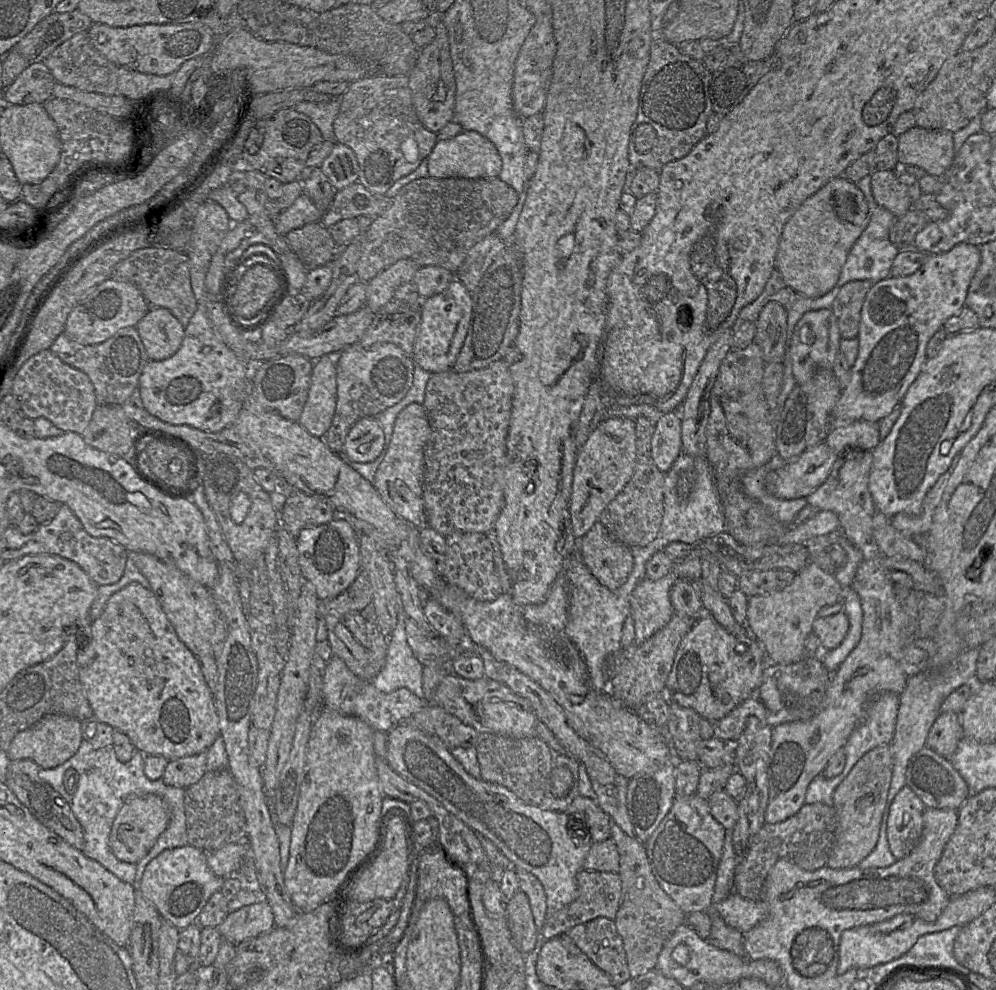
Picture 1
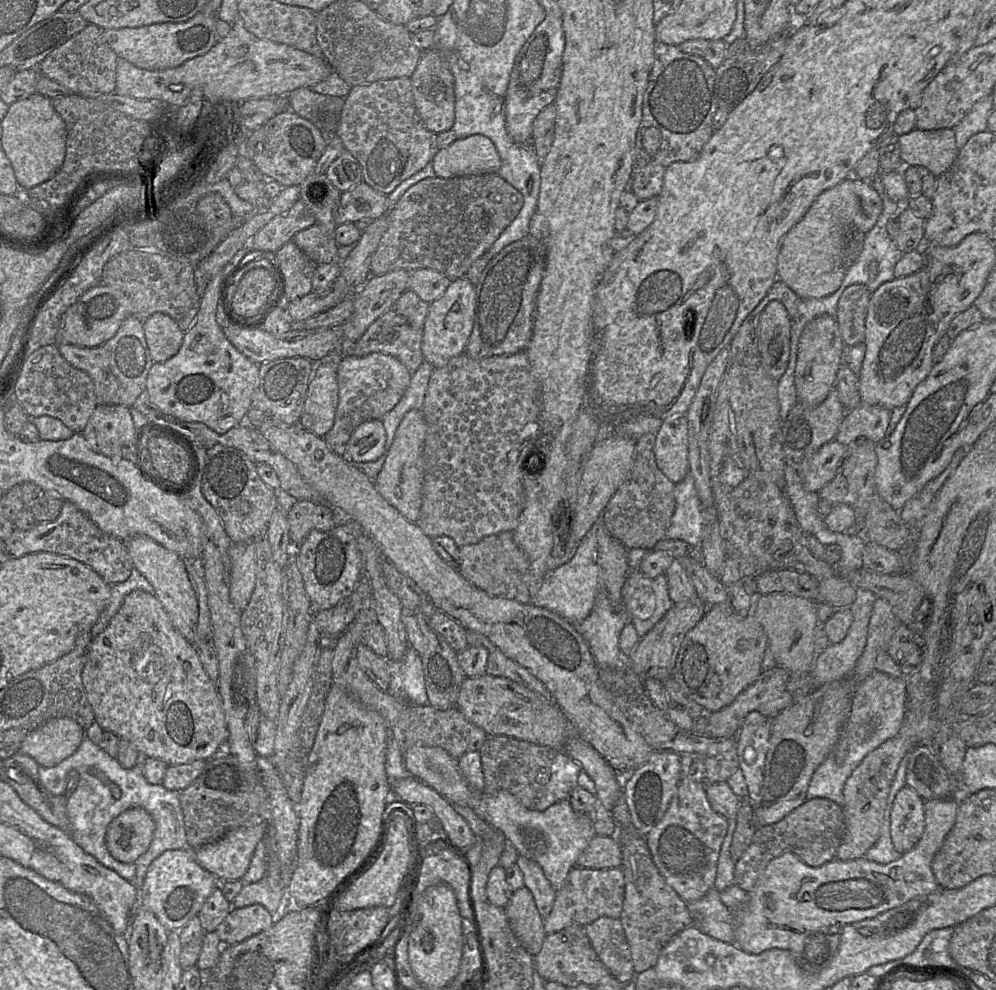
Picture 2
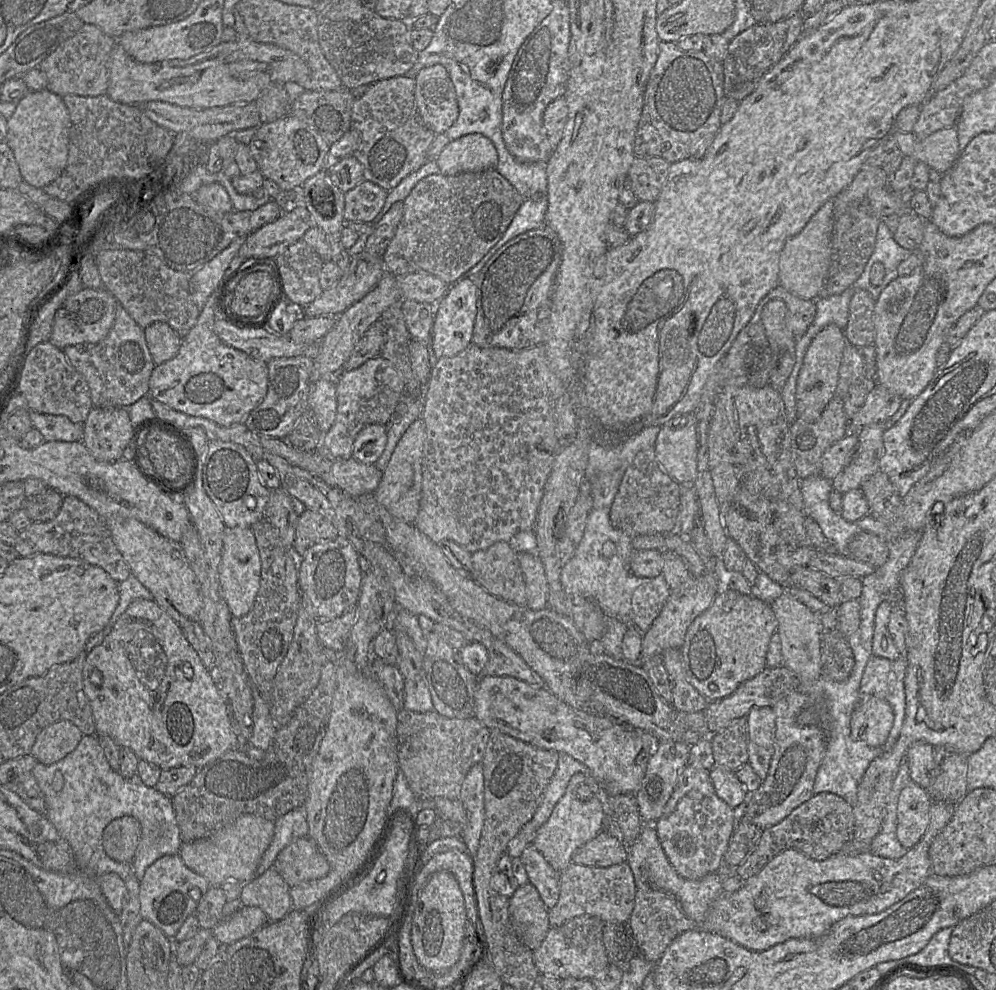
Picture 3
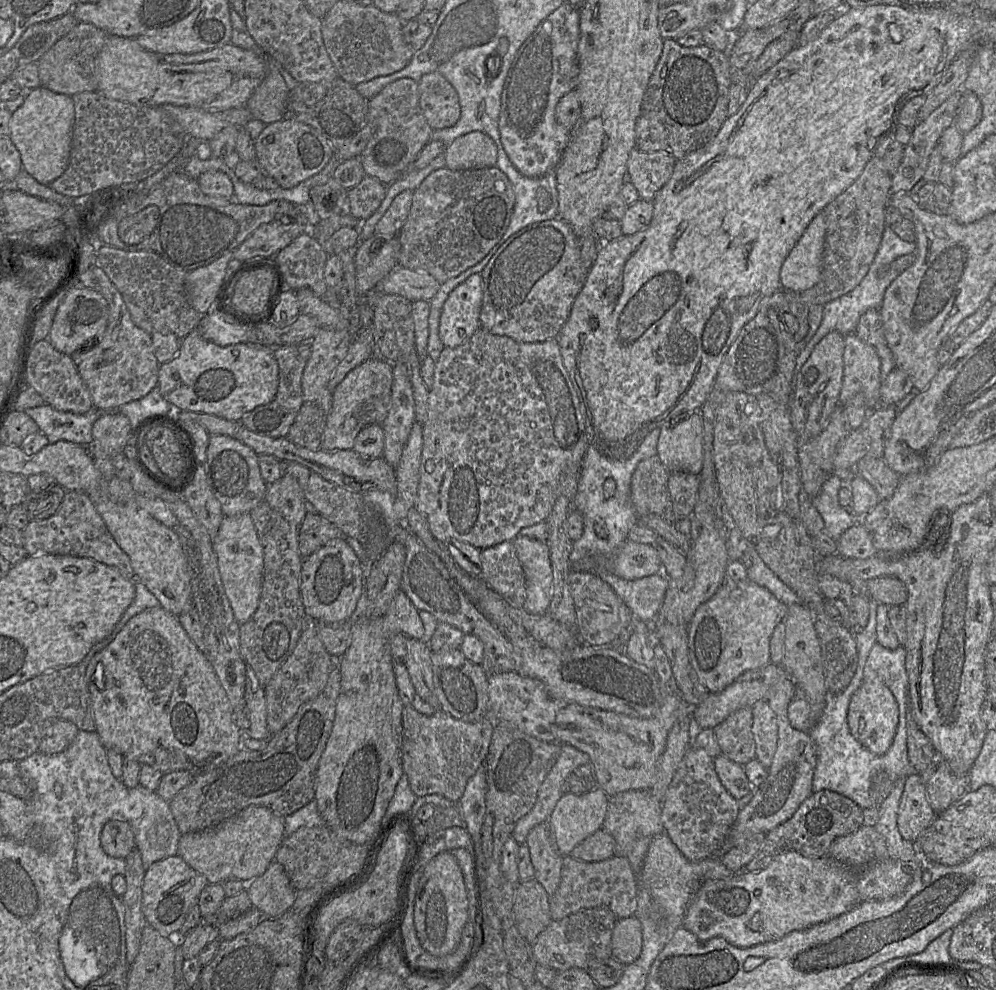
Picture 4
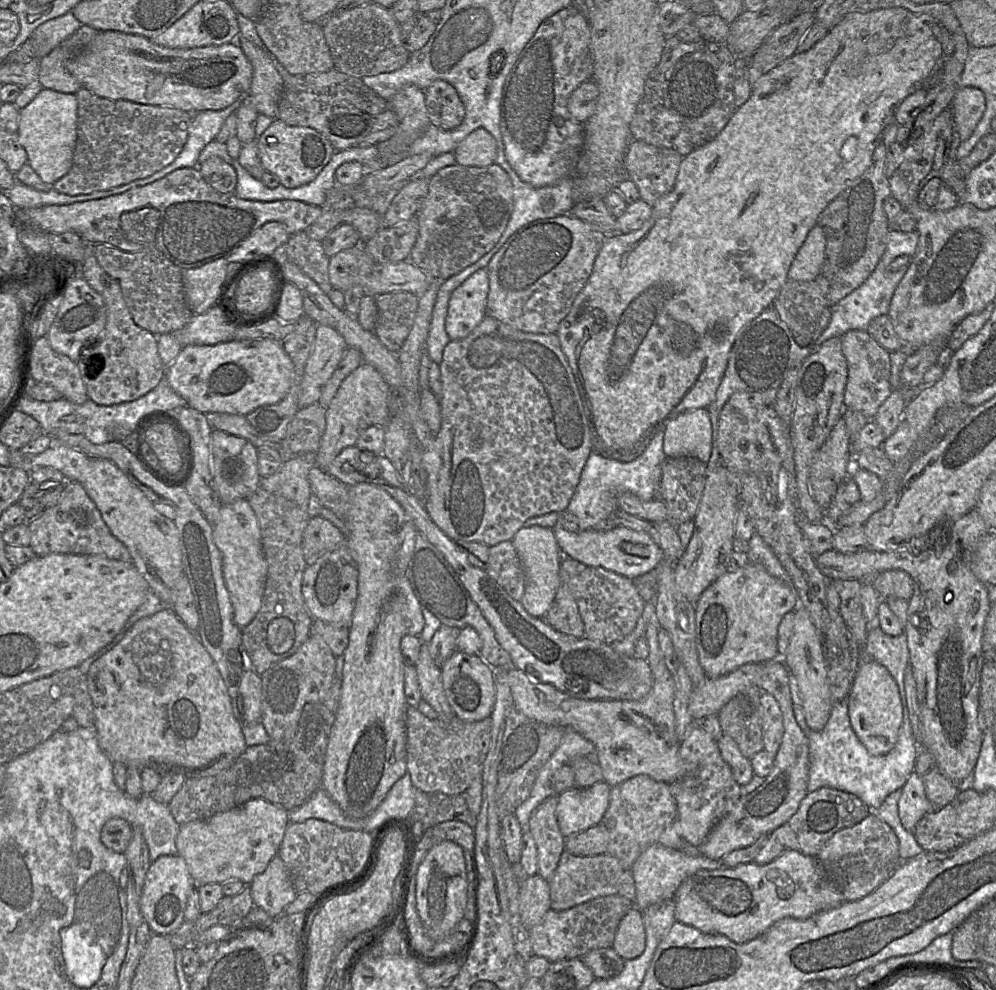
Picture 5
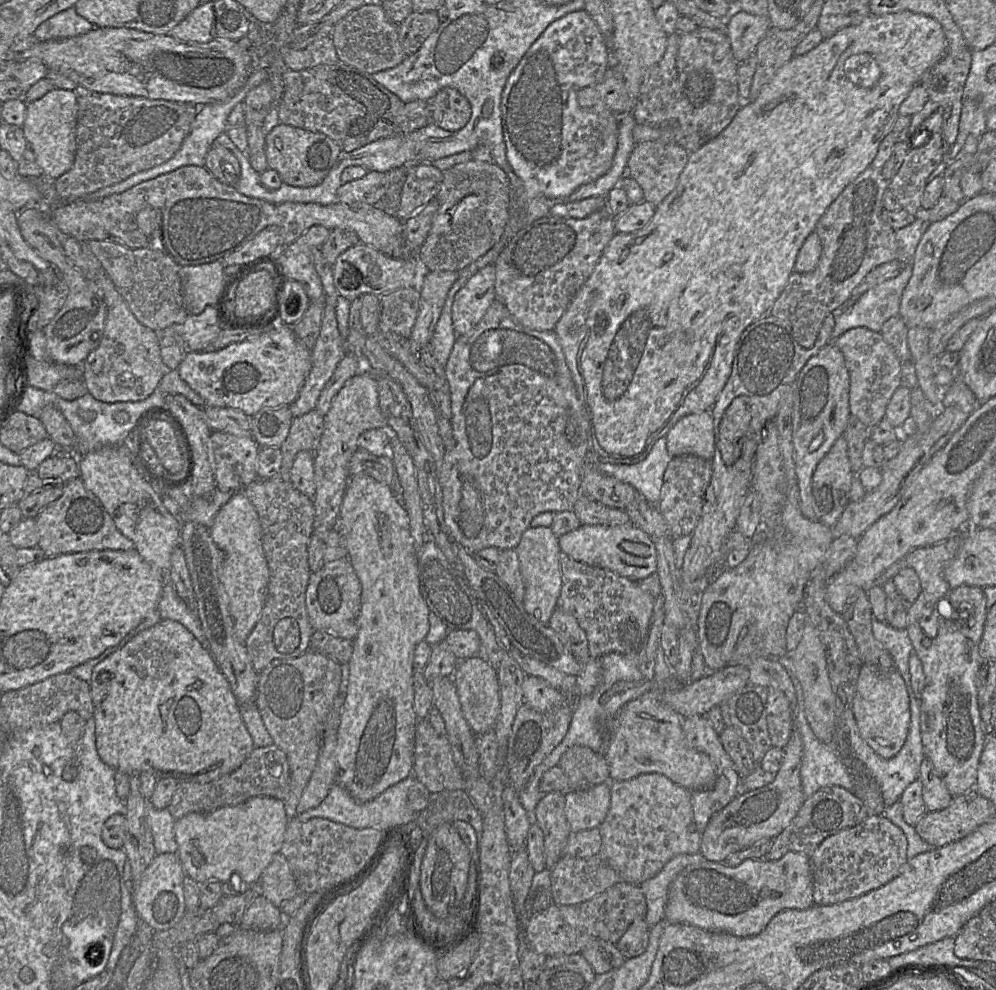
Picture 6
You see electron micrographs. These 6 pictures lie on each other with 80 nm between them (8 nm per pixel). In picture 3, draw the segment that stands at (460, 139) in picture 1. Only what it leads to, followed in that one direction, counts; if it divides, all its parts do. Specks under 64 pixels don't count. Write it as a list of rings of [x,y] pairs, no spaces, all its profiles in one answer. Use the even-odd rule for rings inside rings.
[[[468,134],[450,141],[435,160],[441,174],[453,176],[464,172],[495,169],[498,153],[486,136]]]

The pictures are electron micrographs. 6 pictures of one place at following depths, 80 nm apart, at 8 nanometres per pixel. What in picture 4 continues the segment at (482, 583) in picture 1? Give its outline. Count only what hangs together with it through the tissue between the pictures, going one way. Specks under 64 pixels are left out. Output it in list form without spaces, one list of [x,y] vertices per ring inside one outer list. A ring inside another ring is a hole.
[[[504,541],[481,550],[481,574],[487,586],[512,607],[522,608],[526,583],[522,565],[512,541]]]

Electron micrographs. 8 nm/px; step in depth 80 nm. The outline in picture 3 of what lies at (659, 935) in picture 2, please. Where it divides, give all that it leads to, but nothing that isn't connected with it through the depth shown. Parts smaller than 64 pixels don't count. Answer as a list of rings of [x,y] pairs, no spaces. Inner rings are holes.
[[[638,881],[635,903],[628,923],[636,941],[637,952],[654,964],[679,934],[696,927],[695,922],[683,912],[673,895],[652,886],[647,881]]]

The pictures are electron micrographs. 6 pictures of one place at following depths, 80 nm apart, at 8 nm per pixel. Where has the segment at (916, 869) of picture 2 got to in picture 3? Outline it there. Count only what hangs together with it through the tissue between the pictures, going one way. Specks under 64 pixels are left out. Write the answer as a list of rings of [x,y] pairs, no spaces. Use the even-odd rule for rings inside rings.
[[[931,801],[930,811],[929,811],[929,824],[924,836],[921,838],[918,844],[916,844],[913,848],[909,849],[907,853],[898,859],[888,859],[879,857],[876,855],[871,854],[869,851],[863,853],[845,853],[839,852],[828,857],[825,860],[817,861],[809,858],[802,852],[799,852],[794,849],[784,850],[778,855],[776,855],[773,859],[771,859],[763,869],[758,872],[756,875],[750,877],[749,879],[745,880],[741,886],[741,888],[735,892],[726,892],[722,891],[722,893],[712,902],[710,905],[704,921],[697,926],[698,928],[710,932],[710,933],[717,933],[722,935],[729,940],[737,943],[738,945],[747,948],[752,951],[763,951],[767,950],[770,947],[785,942],[792,938],[817,938],[829,931],[829,929],[839,920],[847,917],[847,916],[860,916],[860,915],[867,915],[867,914],[875,914],[882,912],[889,908],[890,906],[894,905],[895,903],[902,900],[906,897],[910,892],[917,889],[925,879],[932,874],[932,864],[929,858],[929,847],[936,837],[936,835],[946,826],[946,824],[950,821],[953,812],[955,809],[955,805],[952,803],[945,803],[945,802],[935,802]]]

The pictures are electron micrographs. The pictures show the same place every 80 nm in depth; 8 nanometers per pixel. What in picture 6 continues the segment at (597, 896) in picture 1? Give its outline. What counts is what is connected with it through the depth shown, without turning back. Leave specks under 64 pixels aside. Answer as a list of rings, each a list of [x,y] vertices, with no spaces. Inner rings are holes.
[[[562,855],[551,870],[552,903],[580,904],[620,881],[616,871],[598,855],[588,858]]]

